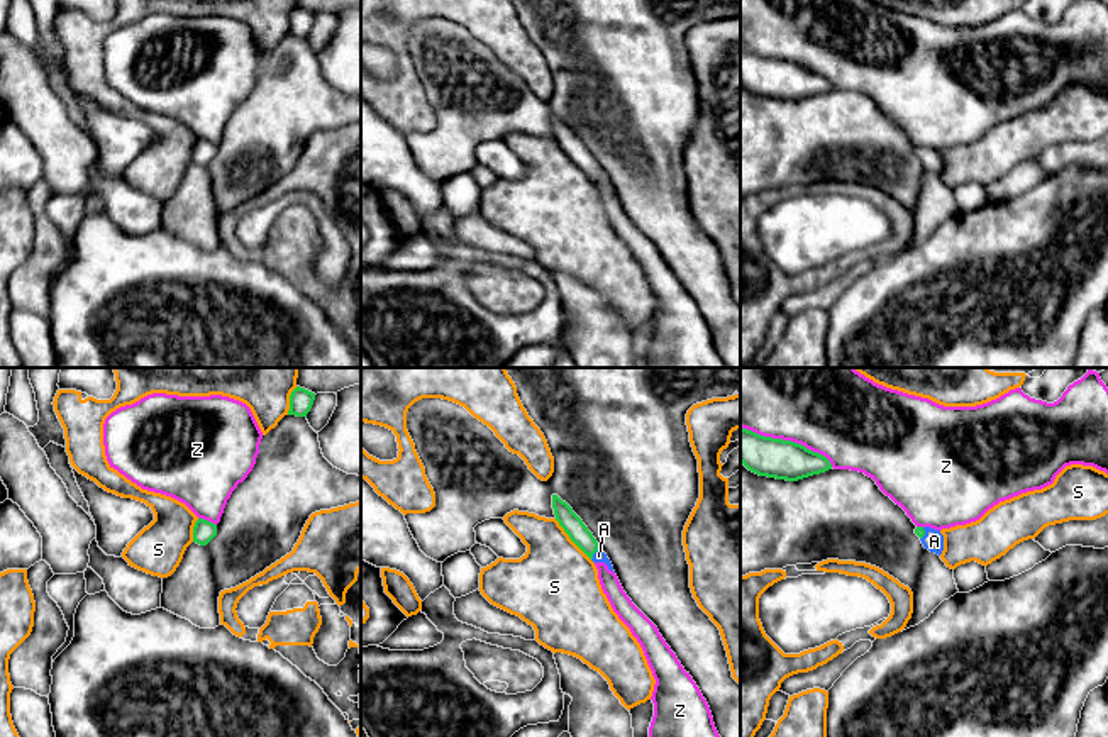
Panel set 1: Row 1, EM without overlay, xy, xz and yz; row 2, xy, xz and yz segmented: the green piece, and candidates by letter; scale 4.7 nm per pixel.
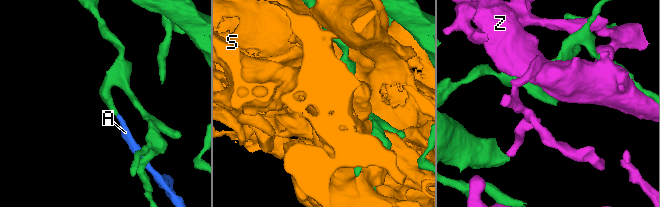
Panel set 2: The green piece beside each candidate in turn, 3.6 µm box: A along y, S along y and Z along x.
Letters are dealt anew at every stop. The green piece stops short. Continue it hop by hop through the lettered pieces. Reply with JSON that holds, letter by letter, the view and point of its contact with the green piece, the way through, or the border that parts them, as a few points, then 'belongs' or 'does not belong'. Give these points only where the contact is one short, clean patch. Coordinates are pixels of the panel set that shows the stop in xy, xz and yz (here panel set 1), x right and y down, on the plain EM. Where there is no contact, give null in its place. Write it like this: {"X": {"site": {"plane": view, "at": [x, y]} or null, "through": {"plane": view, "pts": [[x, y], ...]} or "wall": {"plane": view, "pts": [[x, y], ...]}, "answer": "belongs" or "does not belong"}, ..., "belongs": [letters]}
{"A": {"site": {"plane": "xz", "at": [593, 173]}, "answer": "belongs"}, "S": {"site": {"plane": "xz", "at": [570, 158]}, "answer": "does not belong"}, "Z": {"site": {"plane": "yz", "at": [788, 61]}, "answer": "does not belong"}, "belongs": ["A"]}

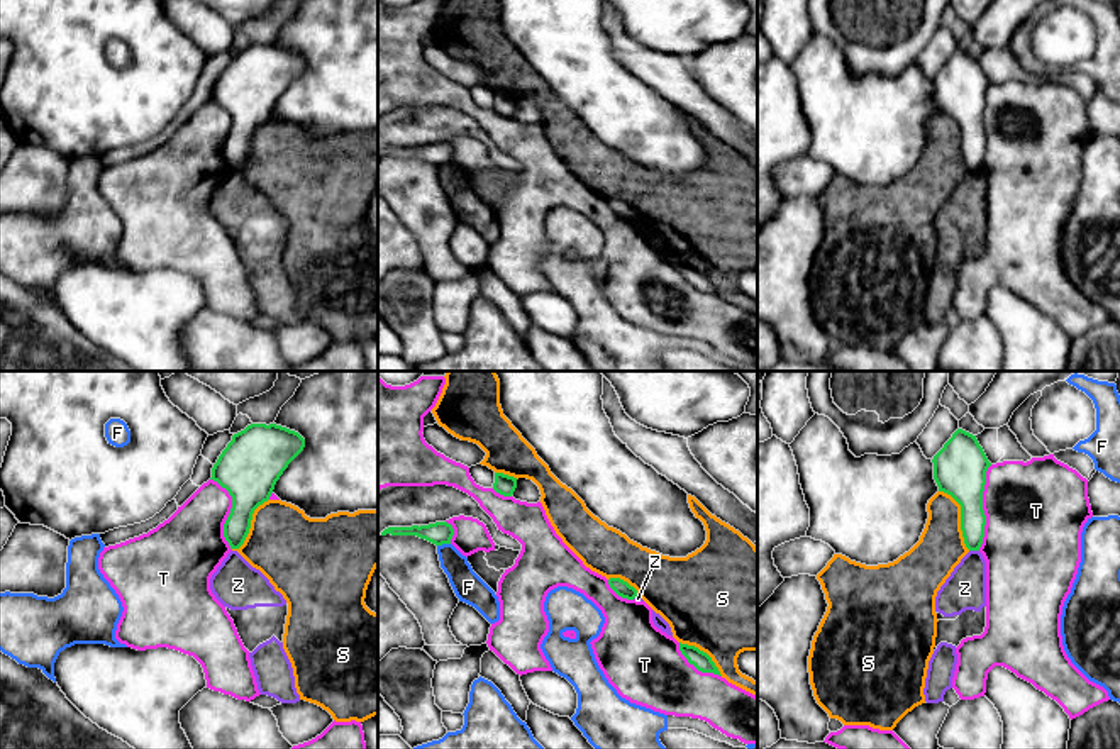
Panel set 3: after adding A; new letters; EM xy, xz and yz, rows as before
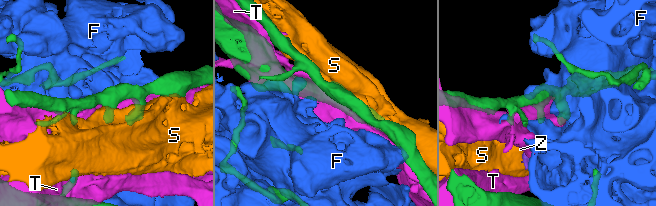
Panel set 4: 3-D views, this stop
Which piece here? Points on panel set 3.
{"F": {"site": {"plane": "xz", "at": [443, 163]}, "answer": "does not belong"}, "S": {"site": {"plane": "yz", "at": [961, 138]}, "answer": "does not belong"}, "T": {"site": {"plane": "yz", "at": [981, 127]}, "answer": "does not belong"}, "Z": {"site": {"plane": "yz", "at": [975, 170]}, "answer": "does not belong"}, "belongs": []}

